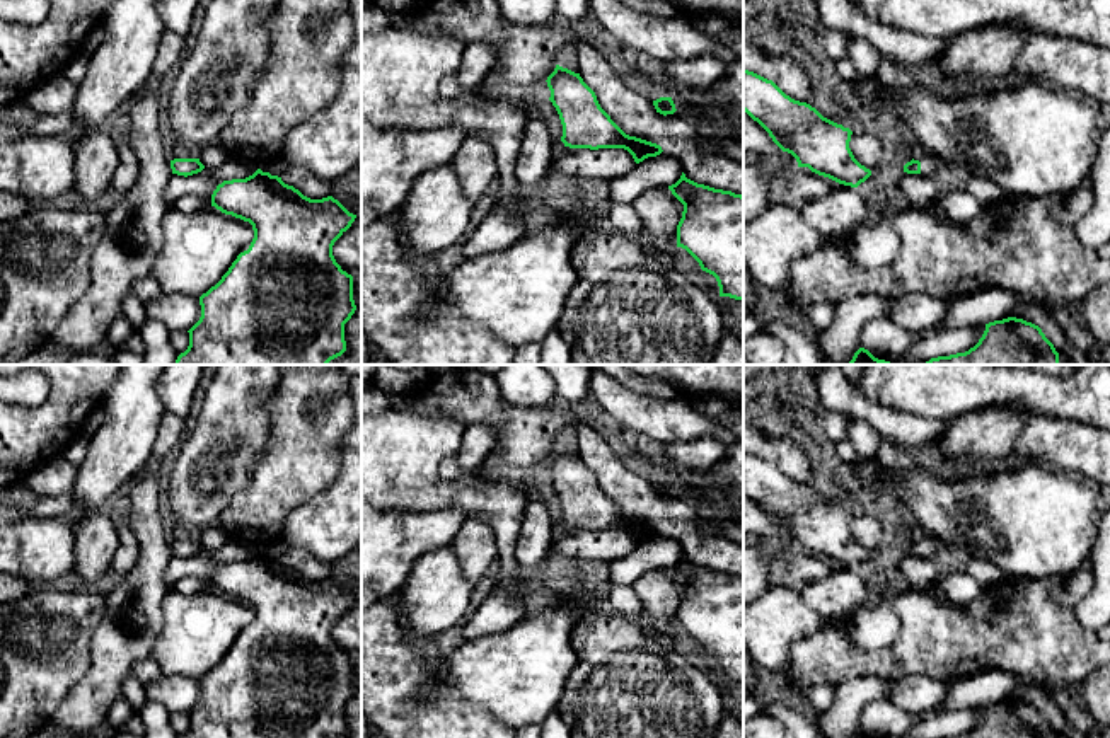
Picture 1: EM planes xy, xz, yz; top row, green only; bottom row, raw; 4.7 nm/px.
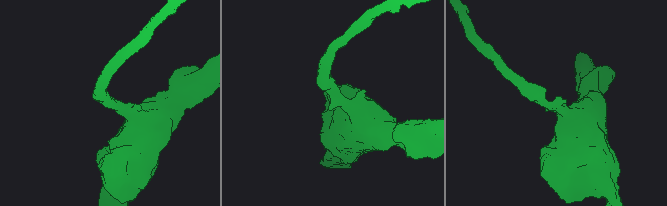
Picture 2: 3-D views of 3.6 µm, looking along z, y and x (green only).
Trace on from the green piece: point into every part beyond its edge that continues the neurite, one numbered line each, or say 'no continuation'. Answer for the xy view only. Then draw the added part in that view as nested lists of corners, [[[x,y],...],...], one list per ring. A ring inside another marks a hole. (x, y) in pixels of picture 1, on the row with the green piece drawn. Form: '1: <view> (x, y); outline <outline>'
no continuation

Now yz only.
1: yz (930, 164); outline [[[922,153],[919,162],[921,162],[921,174],[924,176],[933,176],[941,165],[945,165],[945,162],[933,153]]]

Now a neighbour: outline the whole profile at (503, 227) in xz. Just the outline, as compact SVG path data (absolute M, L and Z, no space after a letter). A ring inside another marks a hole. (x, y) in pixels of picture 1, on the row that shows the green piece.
M662 152L648 157L636 167L610 182L609 198L600 206L576 201L568 208L554 208L539 198L527 198L523 205L505 205L494 208L477 227L464 239L464 257L474 259L508 249L522 237L544 228L569 228L604 225L609 210L616 203L633 203L643 191L656 186L675 184L684 169L680 162Z

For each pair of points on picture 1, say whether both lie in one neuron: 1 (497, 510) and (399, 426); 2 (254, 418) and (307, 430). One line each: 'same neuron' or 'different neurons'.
1: same neuron
2: different neurons

